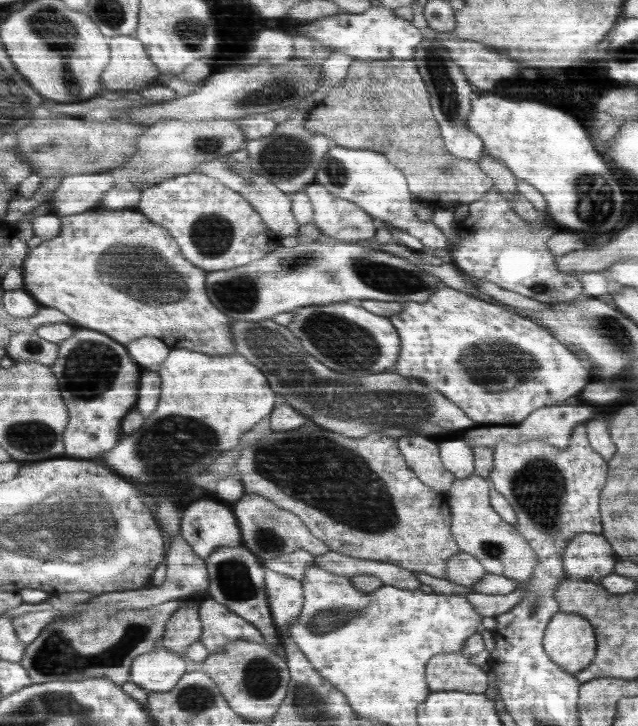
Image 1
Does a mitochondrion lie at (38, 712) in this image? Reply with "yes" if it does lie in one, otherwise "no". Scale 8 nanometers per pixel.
yes

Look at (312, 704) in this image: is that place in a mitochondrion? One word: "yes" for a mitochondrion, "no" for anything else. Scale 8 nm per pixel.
yes

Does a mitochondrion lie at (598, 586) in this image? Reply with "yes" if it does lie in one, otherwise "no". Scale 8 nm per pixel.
no

